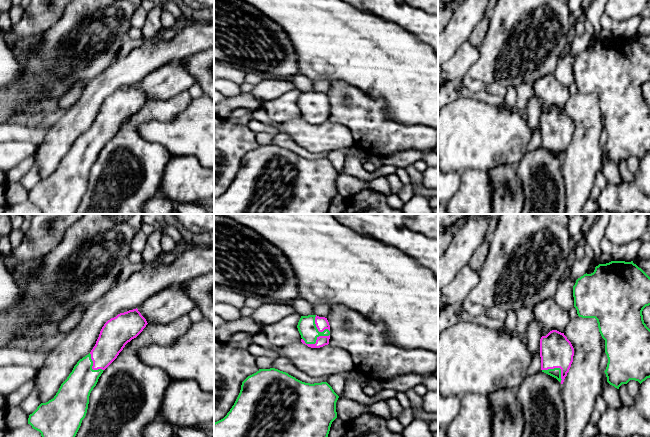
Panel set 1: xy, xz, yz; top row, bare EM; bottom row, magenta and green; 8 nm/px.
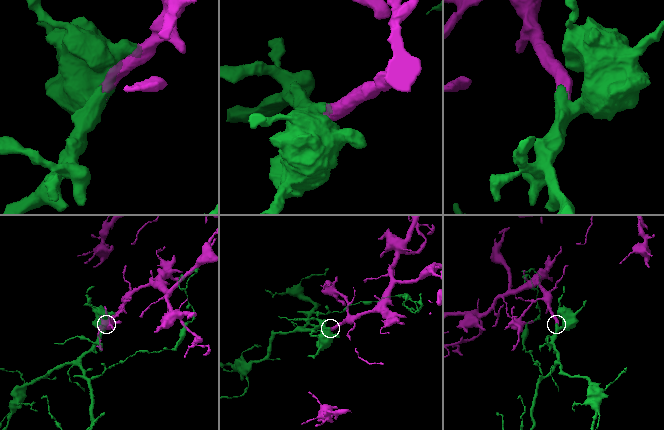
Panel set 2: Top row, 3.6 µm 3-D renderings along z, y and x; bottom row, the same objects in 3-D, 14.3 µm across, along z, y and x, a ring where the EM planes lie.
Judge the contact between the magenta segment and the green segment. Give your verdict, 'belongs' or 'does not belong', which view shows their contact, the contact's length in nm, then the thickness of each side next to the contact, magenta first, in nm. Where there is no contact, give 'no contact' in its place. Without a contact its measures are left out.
belongs | xz | 220 nm | 90/150 nm

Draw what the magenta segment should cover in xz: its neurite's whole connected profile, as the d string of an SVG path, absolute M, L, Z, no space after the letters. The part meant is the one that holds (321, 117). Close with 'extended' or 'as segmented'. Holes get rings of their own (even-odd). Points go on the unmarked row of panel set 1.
M317 91L301 92L298 101L301 118L311 124L320 124L329 120L330 101L325 93Z; extended

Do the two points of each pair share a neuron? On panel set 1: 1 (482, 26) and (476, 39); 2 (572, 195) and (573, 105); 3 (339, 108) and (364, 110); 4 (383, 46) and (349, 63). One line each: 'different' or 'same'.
1: same
2: same
3: same
4: same

